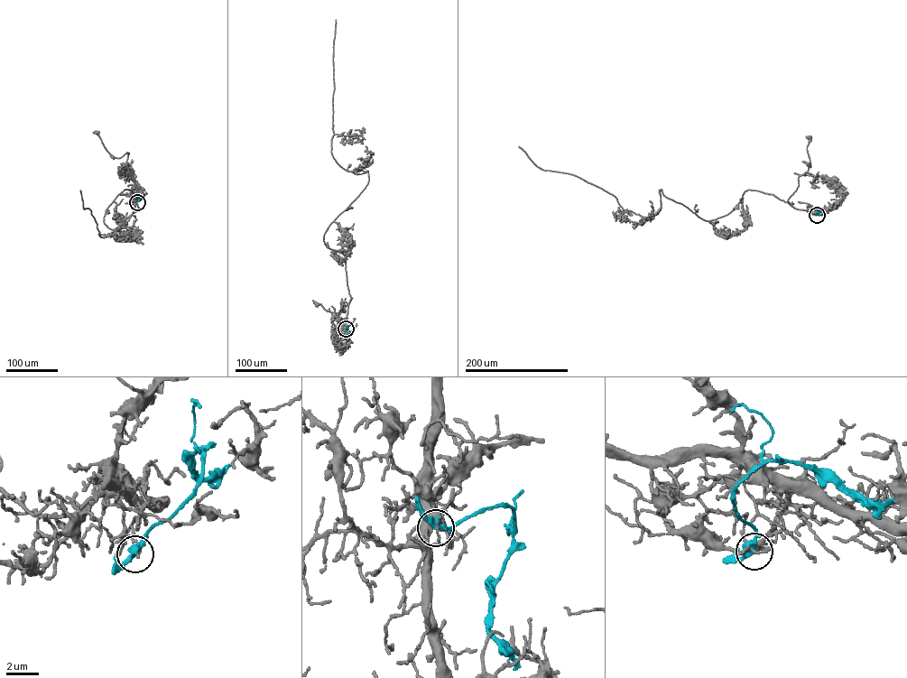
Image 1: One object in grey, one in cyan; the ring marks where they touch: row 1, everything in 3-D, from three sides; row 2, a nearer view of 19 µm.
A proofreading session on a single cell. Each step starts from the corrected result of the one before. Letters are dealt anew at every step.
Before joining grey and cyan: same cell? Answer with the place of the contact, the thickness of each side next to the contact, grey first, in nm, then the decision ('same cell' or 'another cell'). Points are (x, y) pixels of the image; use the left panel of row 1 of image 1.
(137, 202) | 180/320 nm | another cell

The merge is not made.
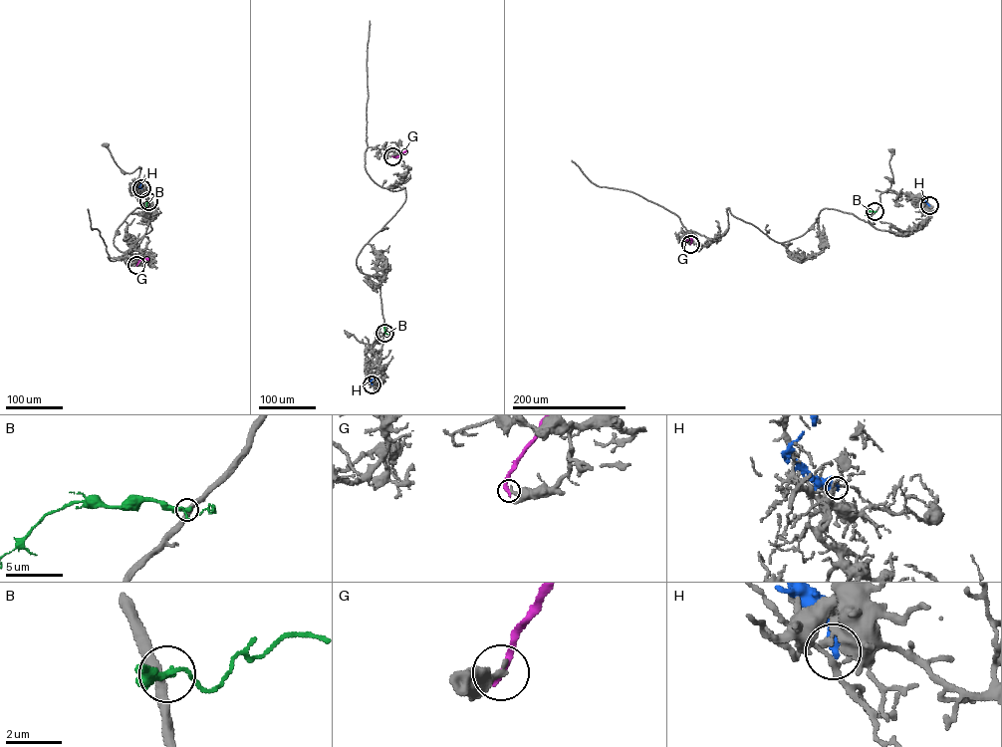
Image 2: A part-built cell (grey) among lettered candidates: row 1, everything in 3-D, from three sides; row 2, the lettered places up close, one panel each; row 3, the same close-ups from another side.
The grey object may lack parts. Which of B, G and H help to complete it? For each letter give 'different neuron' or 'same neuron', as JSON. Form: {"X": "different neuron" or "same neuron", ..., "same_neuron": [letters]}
{"B": "different neuron", "G": "different neuron", "H": "different neuron", "same_neuron": []}

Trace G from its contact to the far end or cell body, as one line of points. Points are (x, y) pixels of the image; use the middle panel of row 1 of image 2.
G: (392, 156), (396, 157), (404, 152)

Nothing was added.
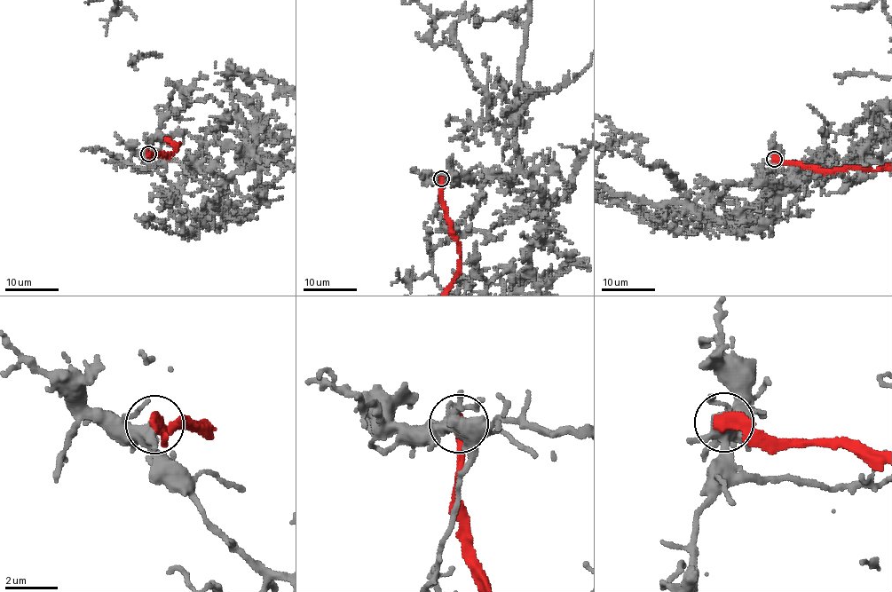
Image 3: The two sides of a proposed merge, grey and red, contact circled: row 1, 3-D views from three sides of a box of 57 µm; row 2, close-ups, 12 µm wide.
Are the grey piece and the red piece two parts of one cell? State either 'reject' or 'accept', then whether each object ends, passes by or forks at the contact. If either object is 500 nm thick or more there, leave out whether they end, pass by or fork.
reject; grey forks there; red ends there

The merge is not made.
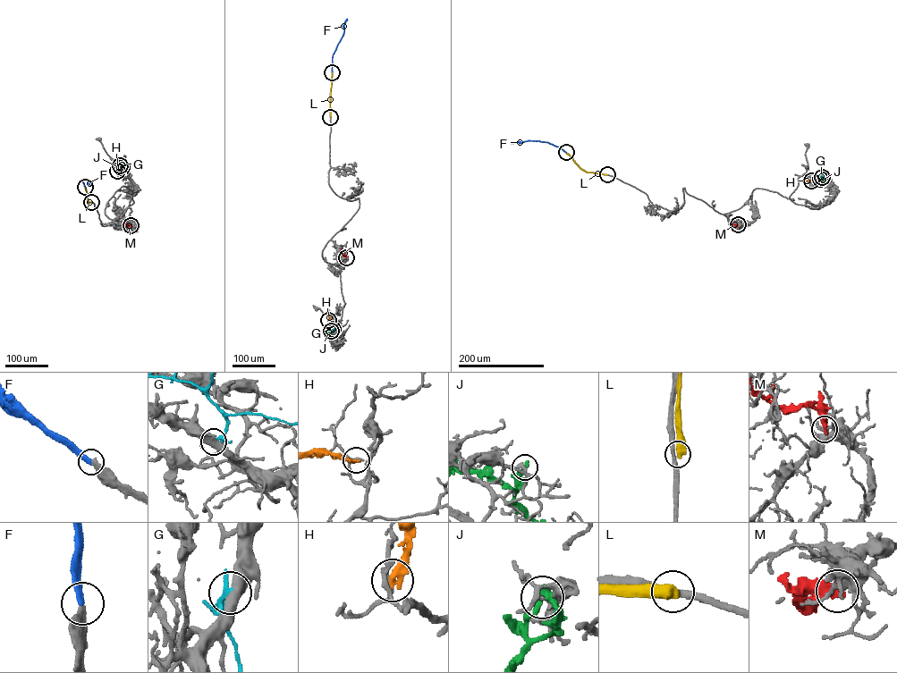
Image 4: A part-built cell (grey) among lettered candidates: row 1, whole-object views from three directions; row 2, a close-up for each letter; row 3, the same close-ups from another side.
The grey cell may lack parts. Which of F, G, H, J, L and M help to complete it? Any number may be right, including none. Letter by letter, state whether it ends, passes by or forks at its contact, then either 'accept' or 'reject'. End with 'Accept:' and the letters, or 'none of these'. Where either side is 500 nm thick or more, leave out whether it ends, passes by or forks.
F: it ends there; accept
G: reject
H: it ends there; reject
J: it ends there; reject
L: reject
M: it ends there; reject
Accept: F

